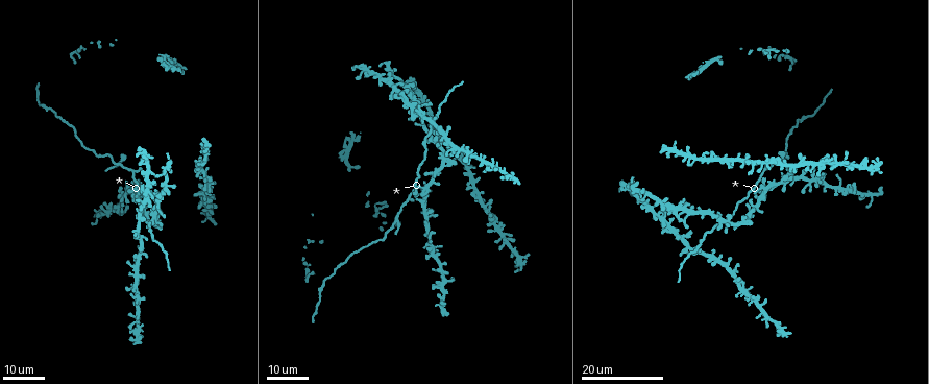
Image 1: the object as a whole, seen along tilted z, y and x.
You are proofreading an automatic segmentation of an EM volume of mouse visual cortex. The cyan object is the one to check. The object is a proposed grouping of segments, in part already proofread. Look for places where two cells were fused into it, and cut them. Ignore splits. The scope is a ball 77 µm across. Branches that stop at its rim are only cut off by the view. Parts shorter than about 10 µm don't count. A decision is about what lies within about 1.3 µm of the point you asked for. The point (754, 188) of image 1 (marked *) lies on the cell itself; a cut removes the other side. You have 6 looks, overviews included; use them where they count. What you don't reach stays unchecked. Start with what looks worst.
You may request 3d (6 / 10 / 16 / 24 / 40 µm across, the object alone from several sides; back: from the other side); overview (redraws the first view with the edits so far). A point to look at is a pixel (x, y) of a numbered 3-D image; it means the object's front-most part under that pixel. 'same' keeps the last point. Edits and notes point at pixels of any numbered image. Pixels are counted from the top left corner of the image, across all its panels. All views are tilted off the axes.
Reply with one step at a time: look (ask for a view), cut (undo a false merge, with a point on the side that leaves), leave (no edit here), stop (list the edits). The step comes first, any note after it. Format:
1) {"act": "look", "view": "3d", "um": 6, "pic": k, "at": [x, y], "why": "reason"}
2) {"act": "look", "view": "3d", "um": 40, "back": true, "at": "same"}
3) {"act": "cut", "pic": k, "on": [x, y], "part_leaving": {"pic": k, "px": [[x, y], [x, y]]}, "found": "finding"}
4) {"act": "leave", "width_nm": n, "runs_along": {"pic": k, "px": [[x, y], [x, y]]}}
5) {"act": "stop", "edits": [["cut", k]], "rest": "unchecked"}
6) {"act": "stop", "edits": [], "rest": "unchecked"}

{"act": "look", "view": "3d", "um": 16, "pic": 1, "at": [135, 170], "why": "three arms meet"}

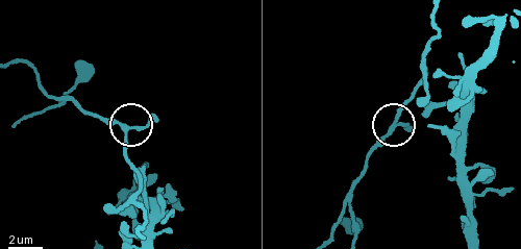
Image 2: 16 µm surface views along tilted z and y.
{"act": "look", "view": "3d", "um": 6, "pic": 2, "at": [126, 131]}

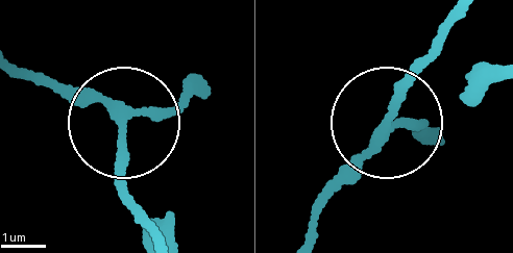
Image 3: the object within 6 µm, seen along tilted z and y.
{"act": "leave", "arms": 3, "runs_along": {"pic": 3, "px": [[457, 9], [365, 159], [319, 202]]}, "found": "one cell here"}

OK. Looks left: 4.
{"act": "look", "view": "3d", "um": 16, "pic": 1, "at": [798, 119]}

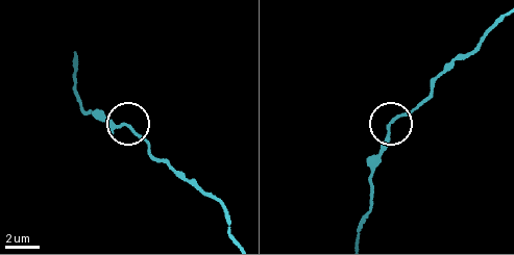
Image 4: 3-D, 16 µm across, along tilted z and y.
{"act": "look", "view": "3d", "um": 10, "pic": 4, "at": [392, 123], "why": "closer look"}

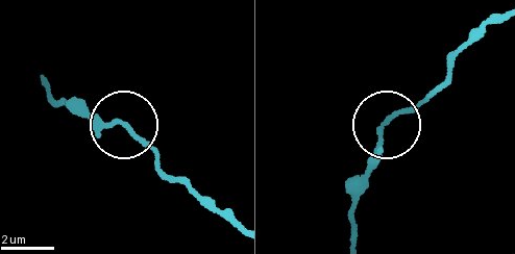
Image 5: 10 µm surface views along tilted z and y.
{"act": "leave", "side_arm_um": 15, "found": "one cell here"}

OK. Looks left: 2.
{"act": "stop", "edits": [], "rest": "unchecked"}

